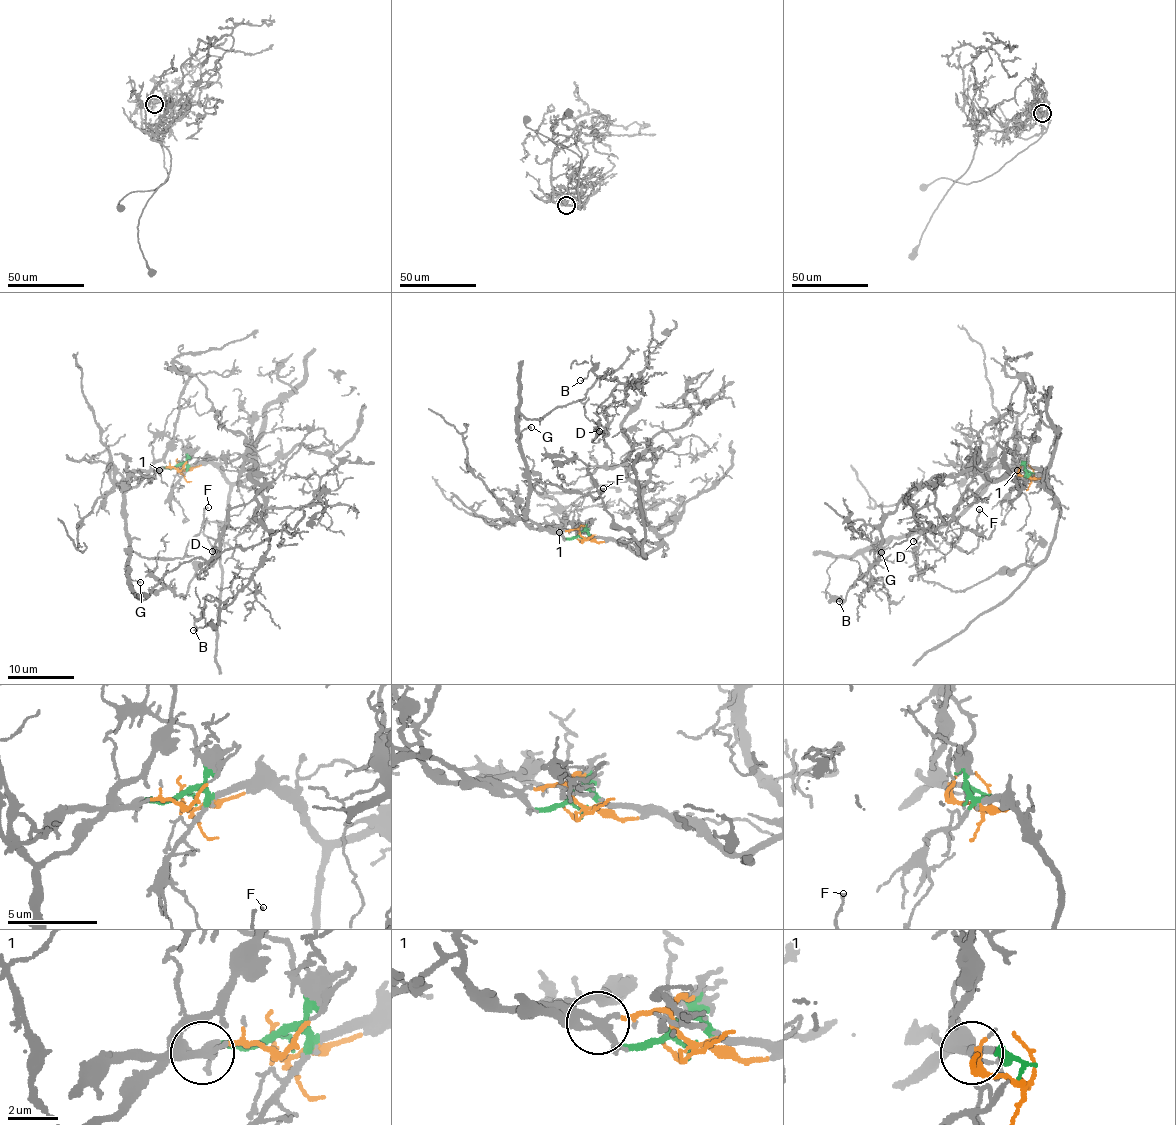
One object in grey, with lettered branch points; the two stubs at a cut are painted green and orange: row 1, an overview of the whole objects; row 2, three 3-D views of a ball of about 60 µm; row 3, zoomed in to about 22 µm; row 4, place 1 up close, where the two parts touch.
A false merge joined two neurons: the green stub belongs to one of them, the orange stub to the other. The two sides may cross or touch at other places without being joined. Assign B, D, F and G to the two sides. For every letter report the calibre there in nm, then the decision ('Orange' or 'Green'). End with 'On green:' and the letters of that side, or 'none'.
B: Thickness 100 nm. Green
D: Thickness 110 nm. Green
F: Thickness 140 nm. Orange
G: Thickness 140 nm. Orange
On green: B, D

